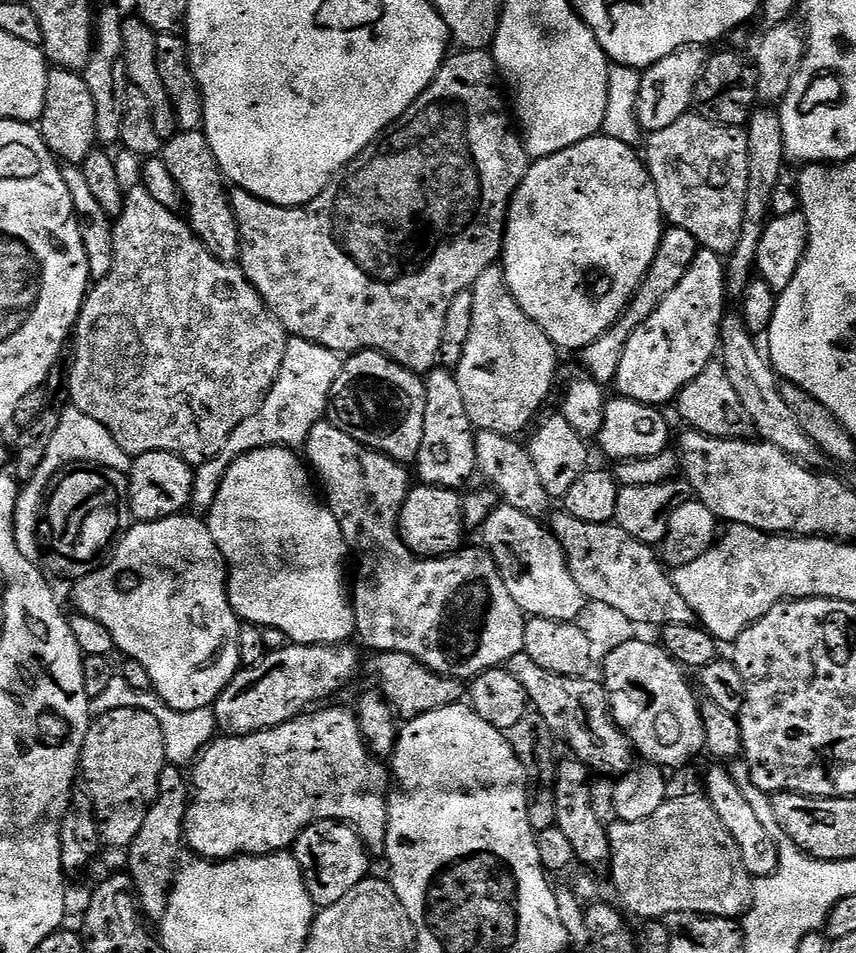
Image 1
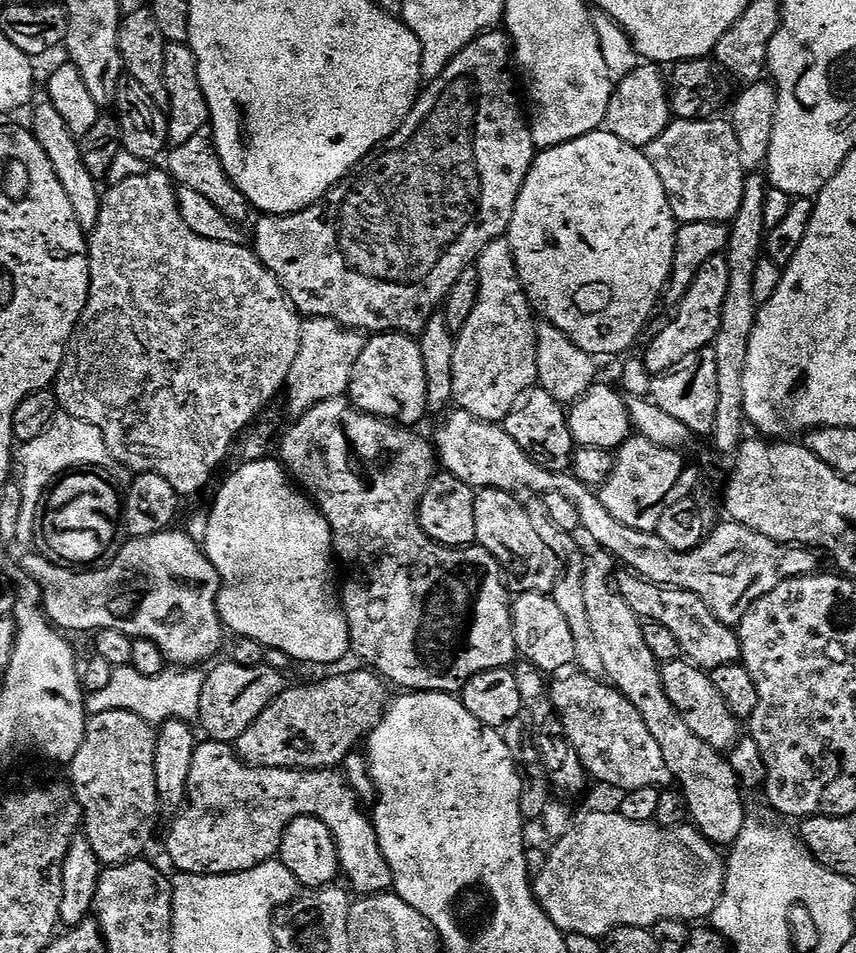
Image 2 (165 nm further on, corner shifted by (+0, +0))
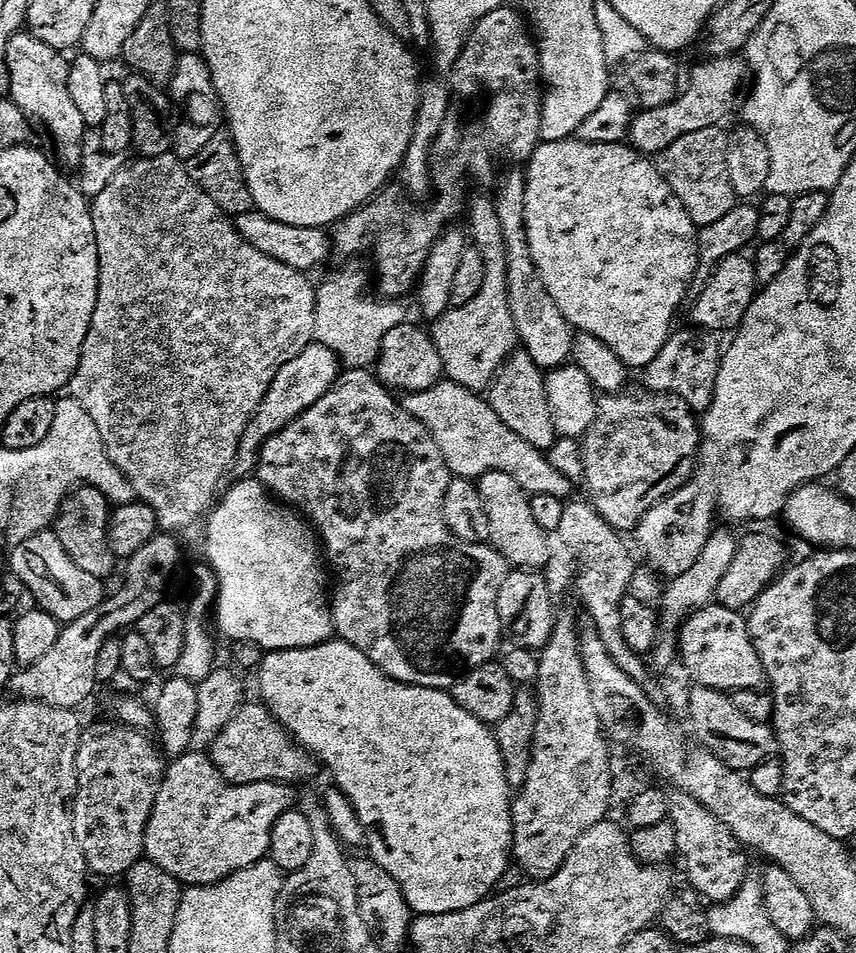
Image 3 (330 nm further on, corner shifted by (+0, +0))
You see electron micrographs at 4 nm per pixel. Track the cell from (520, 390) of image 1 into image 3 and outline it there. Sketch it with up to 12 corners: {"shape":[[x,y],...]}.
{"shape":[[471,201],[478,298],[431,325],[445,377],[480,394],[517,351],[495,203]]}

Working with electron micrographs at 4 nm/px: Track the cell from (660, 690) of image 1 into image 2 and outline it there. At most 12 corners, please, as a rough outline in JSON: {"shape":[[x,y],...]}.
{"shape":[[684,658],[662,671],[690,730],[731,753],[742,724],[711,675]]}

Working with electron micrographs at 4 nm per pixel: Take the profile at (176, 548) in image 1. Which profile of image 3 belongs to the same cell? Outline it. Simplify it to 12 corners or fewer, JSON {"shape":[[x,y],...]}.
{"shape":[[55,531],[15,545],[11,571],[61,625],[90,614],[101,581]]}

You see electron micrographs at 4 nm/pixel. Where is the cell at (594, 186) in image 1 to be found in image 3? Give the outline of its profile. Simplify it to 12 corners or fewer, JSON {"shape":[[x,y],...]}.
{"shape":[[541,142],[524,236],[573,329],[647,370],[700,249],[624,142]]}

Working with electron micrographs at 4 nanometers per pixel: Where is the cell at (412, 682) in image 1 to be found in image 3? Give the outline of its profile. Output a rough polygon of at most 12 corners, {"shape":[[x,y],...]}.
{"shape":[[241,703],[210,749],[230,784],[292,786],[318,769],[263,703]]}

